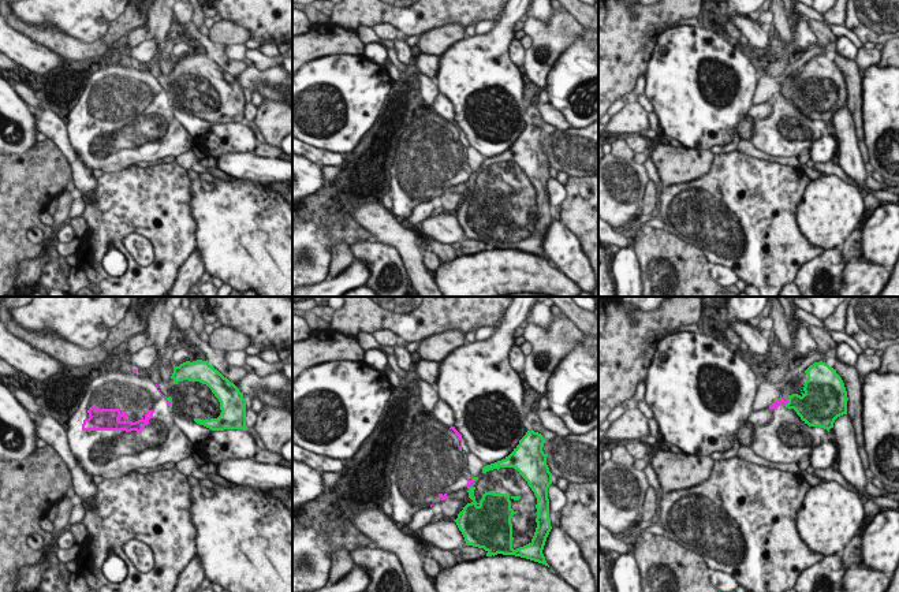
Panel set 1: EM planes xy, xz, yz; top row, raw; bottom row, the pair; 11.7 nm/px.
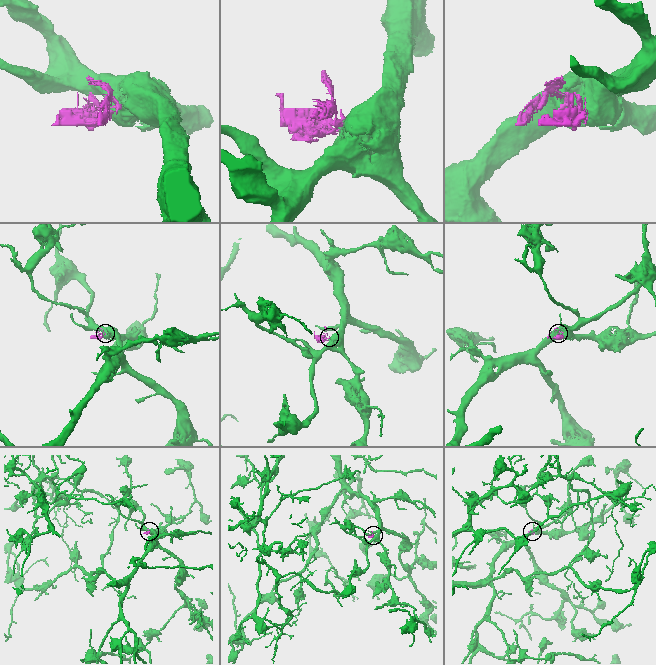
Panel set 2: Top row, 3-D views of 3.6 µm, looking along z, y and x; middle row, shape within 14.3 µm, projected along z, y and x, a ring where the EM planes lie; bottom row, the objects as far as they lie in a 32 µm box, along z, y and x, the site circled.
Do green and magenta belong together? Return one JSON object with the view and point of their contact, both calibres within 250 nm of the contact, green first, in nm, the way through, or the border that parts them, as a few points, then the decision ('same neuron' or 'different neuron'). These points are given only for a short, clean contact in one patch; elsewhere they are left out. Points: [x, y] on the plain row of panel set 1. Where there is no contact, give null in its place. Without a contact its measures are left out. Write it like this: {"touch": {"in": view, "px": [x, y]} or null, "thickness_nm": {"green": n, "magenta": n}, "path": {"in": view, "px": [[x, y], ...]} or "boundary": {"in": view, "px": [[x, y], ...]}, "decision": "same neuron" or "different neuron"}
{"touch": {"in": "xy", "px": [170, 95]}, "thickness_nm": {"green": 50, "magenta": 50}, "boundary": {"in": "xy", "px": [[166, 92], [170, 99]]}, "decision": "different neuron"}

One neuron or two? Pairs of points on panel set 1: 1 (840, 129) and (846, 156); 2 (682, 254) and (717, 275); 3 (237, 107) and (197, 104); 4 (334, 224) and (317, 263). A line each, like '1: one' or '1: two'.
1: one
2: two
3: one
4: one

